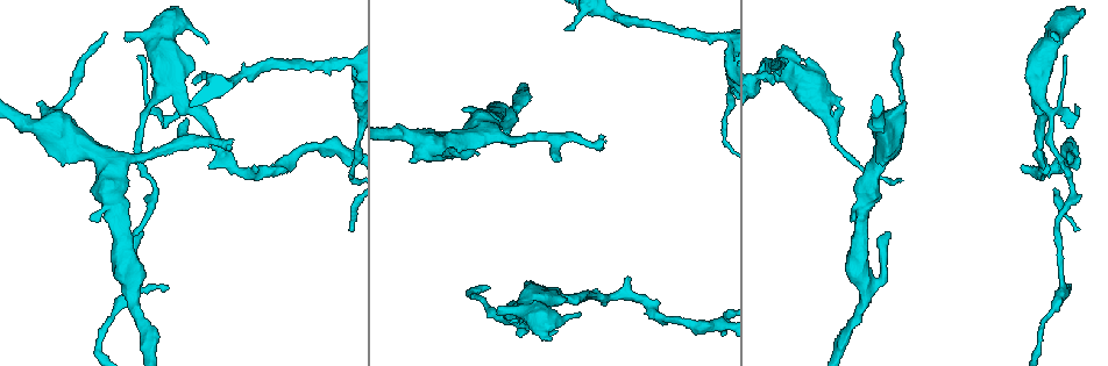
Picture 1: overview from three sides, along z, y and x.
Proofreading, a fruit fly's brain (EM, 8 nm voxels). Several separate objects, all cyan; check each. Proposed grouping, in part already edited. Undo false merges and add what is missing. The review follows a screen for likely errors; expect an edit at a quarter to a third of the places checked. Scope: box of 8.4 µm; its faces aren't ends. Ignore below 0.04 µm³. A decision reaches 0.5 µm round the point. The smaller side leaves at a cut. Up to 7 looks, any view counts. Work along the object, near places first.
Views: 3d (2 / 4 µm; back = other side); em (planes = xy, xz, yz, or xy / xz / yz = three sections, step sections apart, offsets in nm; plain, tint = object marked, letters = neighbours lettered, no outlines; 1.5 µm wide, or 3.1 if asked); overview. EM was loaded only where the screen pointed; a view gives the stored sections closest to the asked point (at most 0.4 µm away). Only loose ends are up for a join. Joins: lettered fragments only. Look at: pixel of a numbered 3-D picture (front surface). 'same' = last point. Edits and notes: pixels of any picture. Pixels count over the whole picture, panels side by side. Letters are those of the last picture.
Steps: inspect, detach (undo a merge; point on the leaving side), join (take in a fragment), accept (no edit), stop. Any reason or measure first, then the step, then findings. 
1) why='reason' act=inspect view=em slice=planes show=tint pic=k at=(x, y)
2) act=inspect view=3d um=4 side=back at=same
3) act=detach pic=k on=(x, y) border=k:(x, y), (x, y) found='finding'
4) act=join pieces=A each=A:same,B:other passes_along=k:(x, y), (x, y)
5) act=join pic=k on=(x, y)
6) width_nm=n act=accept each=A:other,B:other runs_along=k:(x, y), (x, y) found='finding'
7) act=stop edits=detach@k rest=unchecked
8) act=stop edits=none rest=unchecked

why='calibre changes' act=inspect view=em slice=planes show=letters pic=1 at=(780, 64)

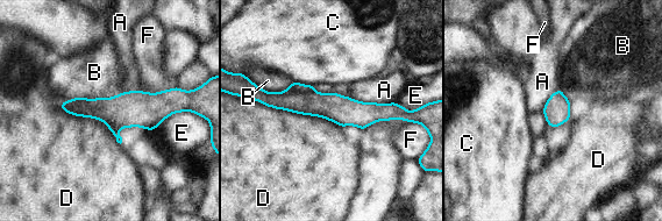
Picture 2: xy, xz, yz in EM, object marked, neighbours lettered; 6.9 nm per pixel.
act=accept each=A:other,B:other,C:other,D:other,E:other,F:other runs_along=2:(260, 98), (398, 116) found='continuous, no second cell'

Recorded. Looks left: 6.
why='thin end' act=inspect view=3d um=2 side=back pic=1 at=(106, 31)

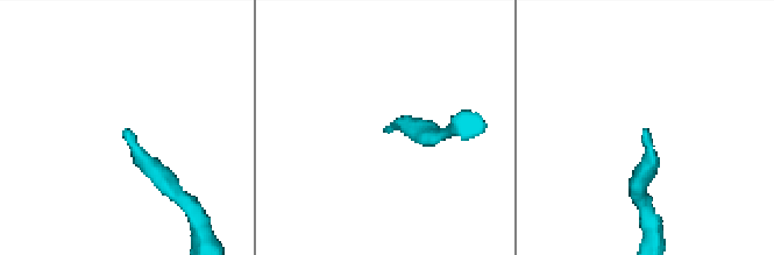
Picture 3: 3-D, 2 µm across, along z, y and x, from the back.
why='shape alone is not enough' act=inspect view=em slice=planes show=letters pic=3 at=(386, 129)

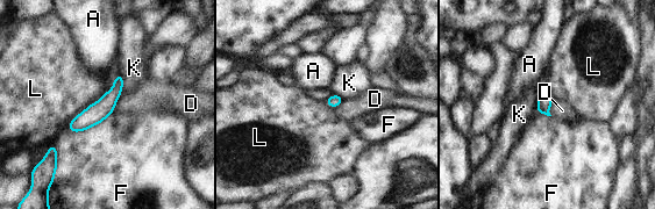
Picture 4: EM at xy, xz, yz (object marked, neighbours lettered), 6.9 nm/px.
act=accept each=A:other,D:other,F:other,K:other,L:other found='no lettered fragment goes on from it'

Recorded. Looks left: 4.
why='branch stops here' act=inspect view=em slice=xy step=4 show=letters pic=1 at=(227, 150)

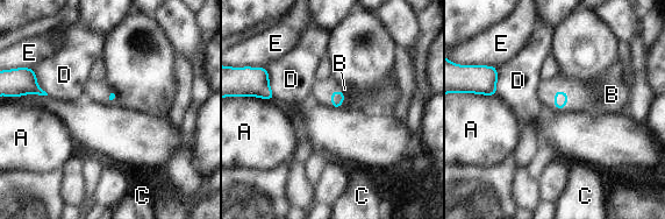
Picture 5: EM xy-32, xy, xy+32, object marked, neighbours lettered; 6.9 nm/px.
act=join pieces=B each=A:other,B:same,C:other,D:other,E:other passes_along=5:(337, 98), (343, 98), (344, 89) found='the cell continues'

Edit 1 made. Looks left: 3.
act=stop edits=join@5 rest=unchecked

